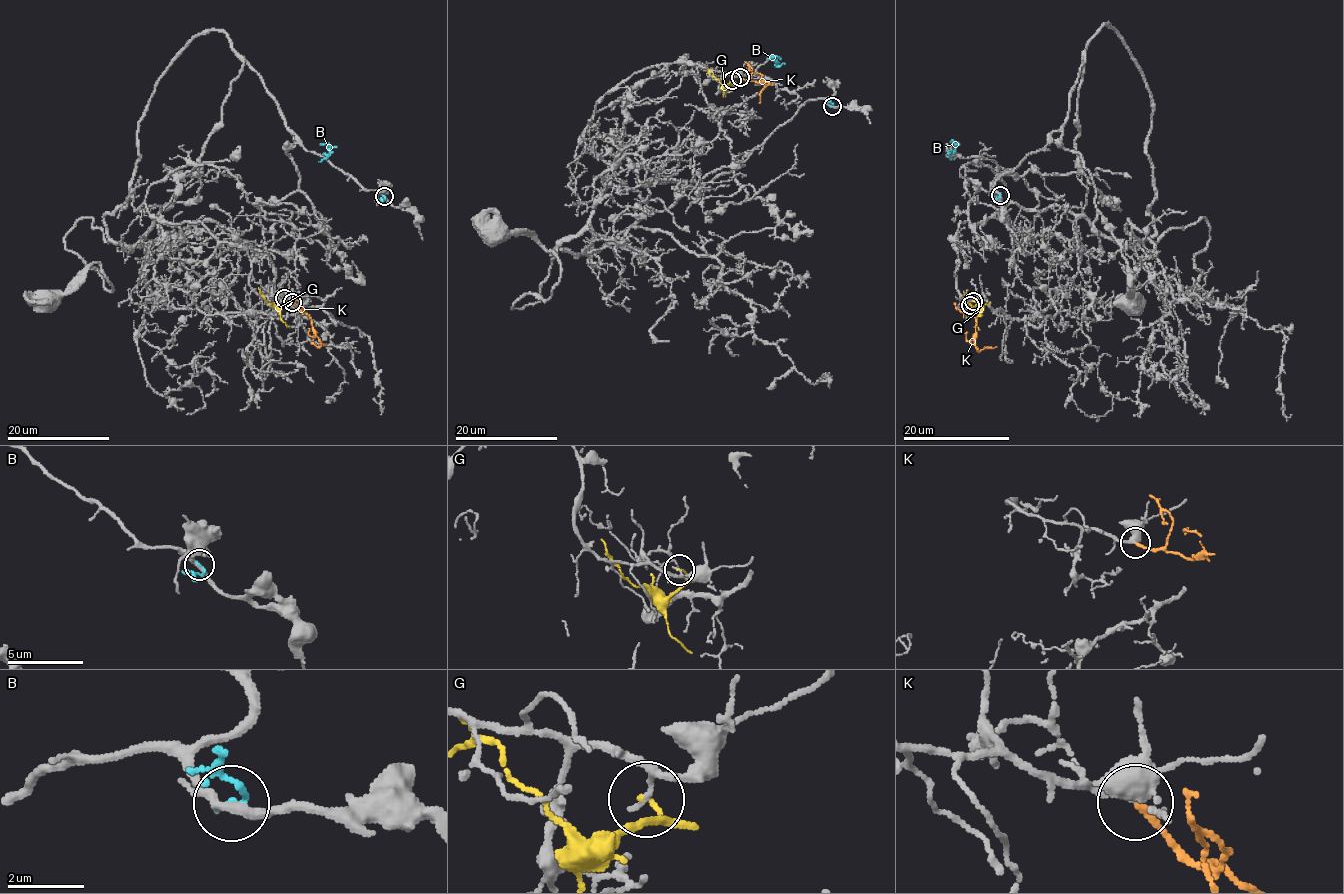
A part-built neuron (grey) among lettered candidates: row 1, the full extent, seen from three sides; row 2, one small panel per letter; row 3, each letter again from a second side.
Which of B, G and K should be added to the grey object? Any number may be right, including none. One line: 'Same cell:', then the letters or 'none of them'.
Same cell: K

